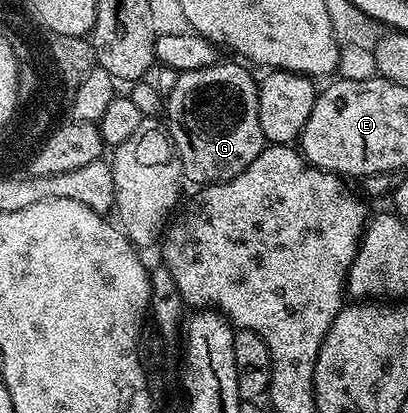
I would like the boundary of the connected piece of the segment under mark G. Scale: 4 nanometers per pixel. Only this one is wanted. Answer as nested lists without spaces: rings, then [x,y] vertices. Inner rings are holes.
[[[220,61],[205,69],[184,71],[180,74],[177,85],[173,85],[173,93],[165,96],[165,126],[183,164],[183,179],[192,179],[195,185],[223,183],[237,177],[237,173],[245,170],[263,152],[265,146],[261,133],[259,85],[256,76],[251,76],[242,62],[234,62]]]

